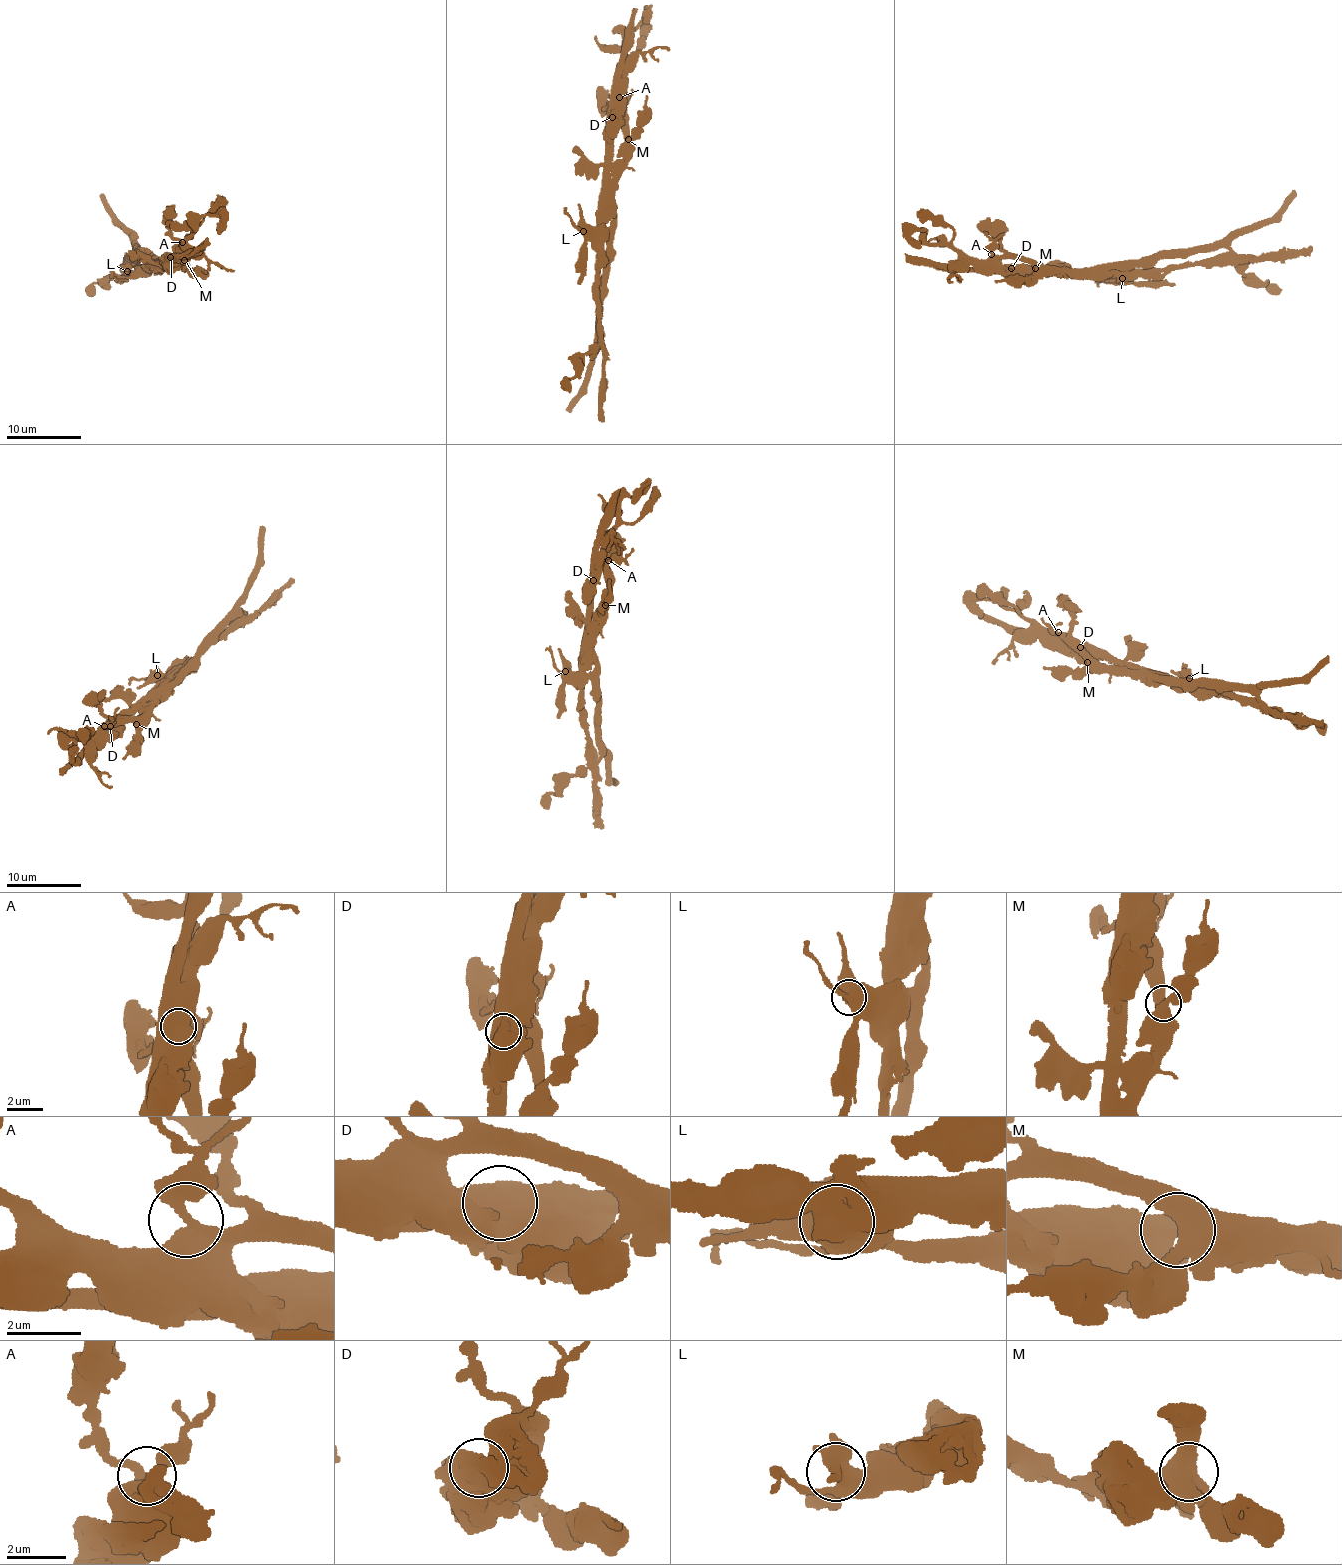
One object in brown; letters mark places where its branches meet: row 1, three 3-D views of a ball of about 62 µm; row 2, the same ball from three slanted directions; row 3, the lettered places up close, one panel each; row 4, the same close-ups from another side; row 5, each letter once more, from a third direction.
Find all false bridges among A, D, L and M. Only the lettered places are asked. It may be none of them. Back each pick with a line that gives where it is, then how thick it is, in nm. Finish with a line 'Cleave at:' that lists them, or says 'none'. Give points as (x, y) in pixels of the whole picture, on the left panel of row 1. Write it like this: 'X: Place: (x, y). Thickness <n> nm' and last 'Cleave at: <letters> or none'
D: Place: (170, 257). Thickness 1150 nm
Cleave at: D

